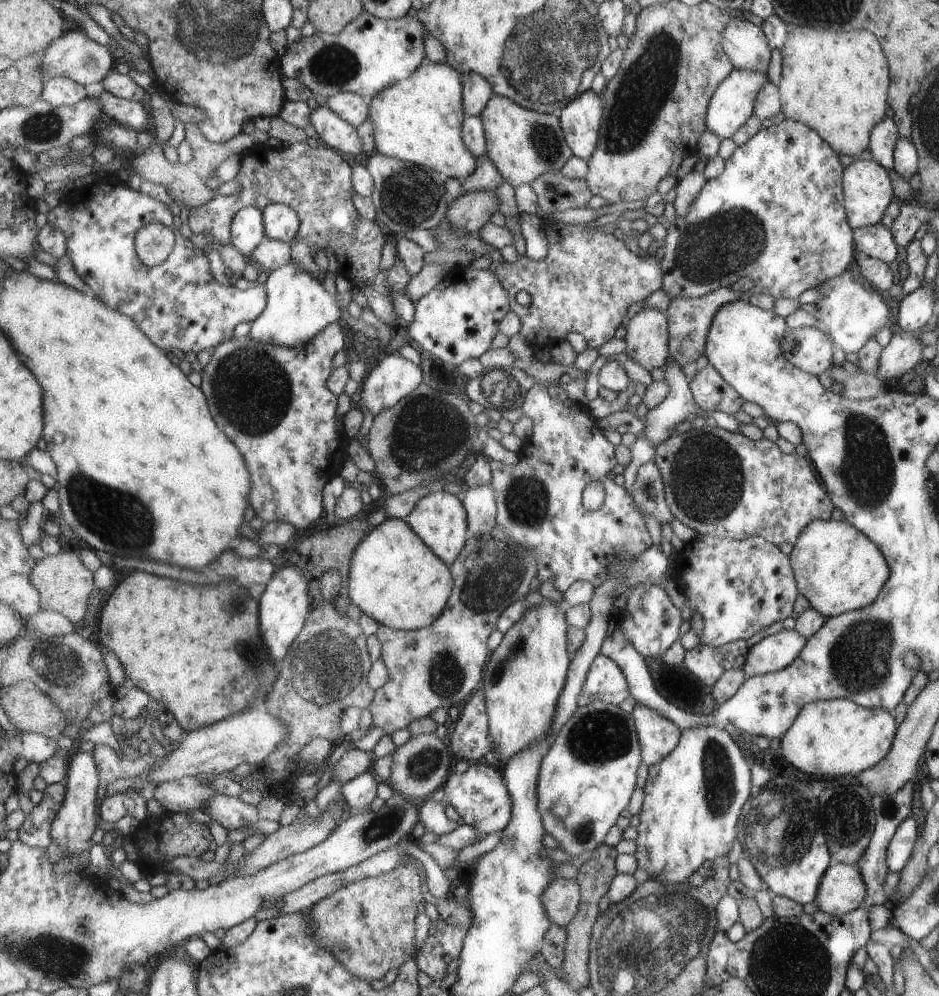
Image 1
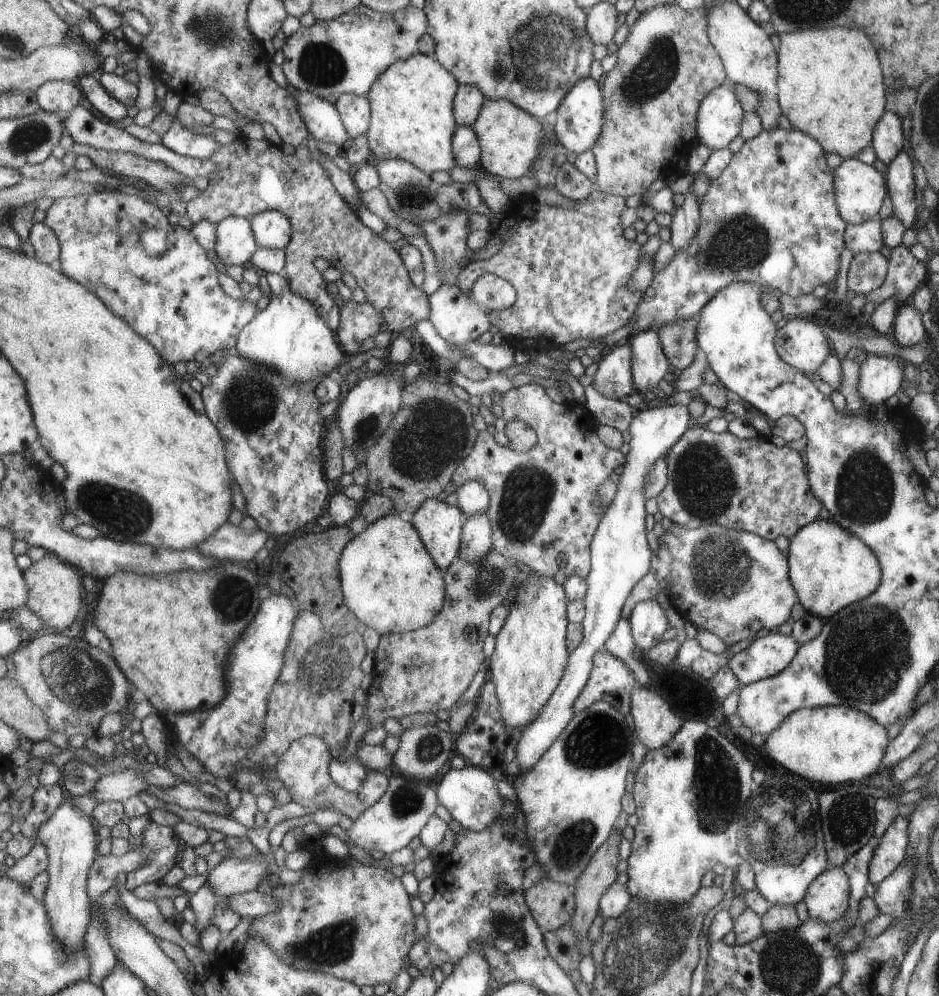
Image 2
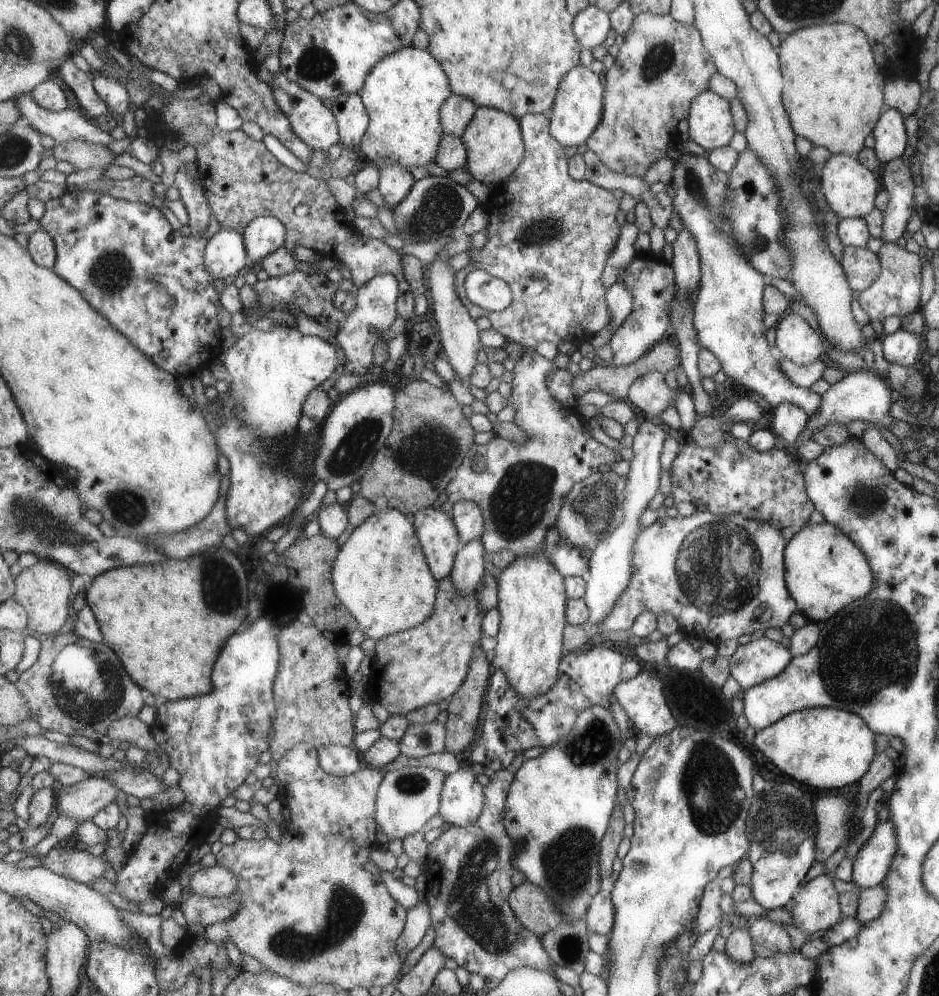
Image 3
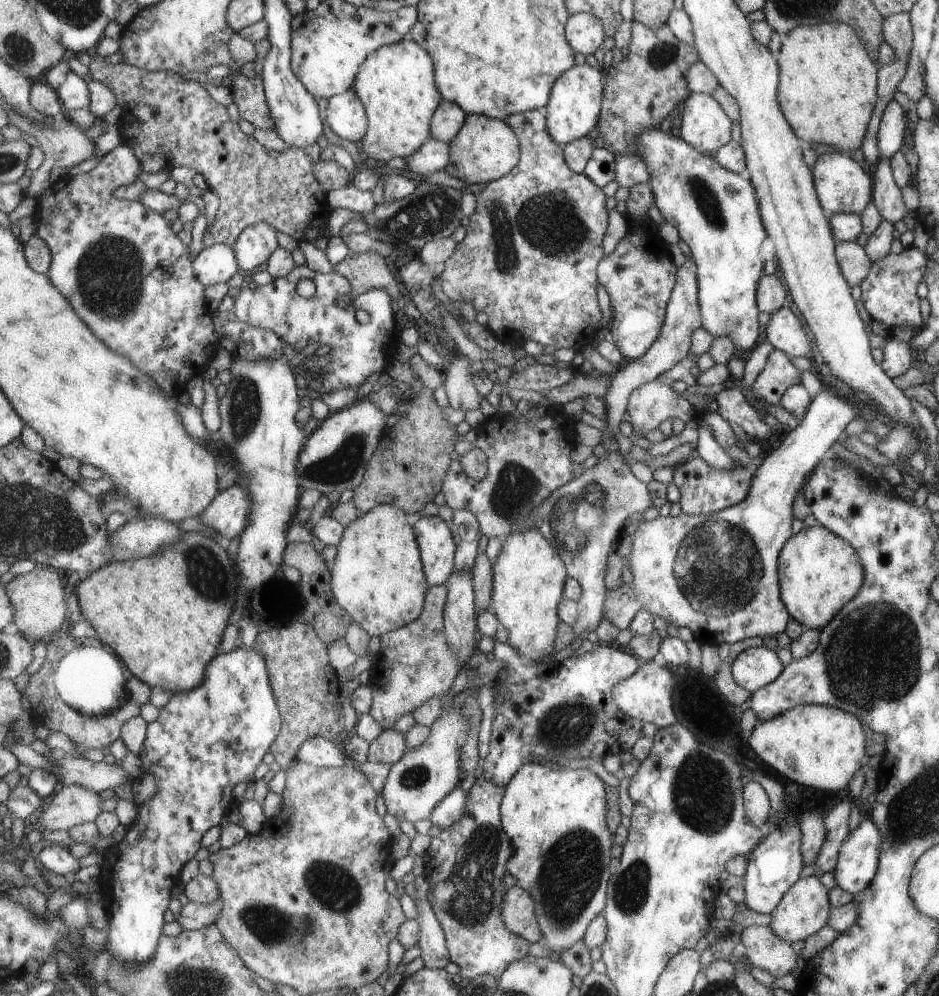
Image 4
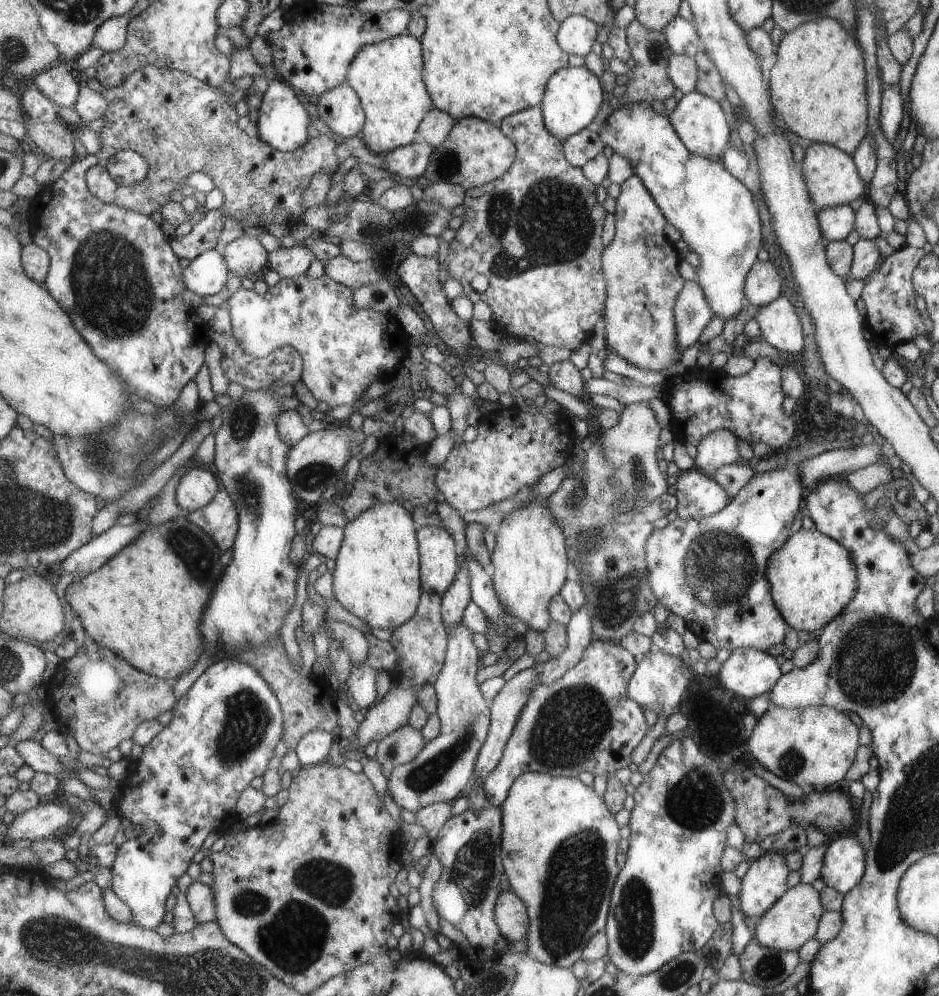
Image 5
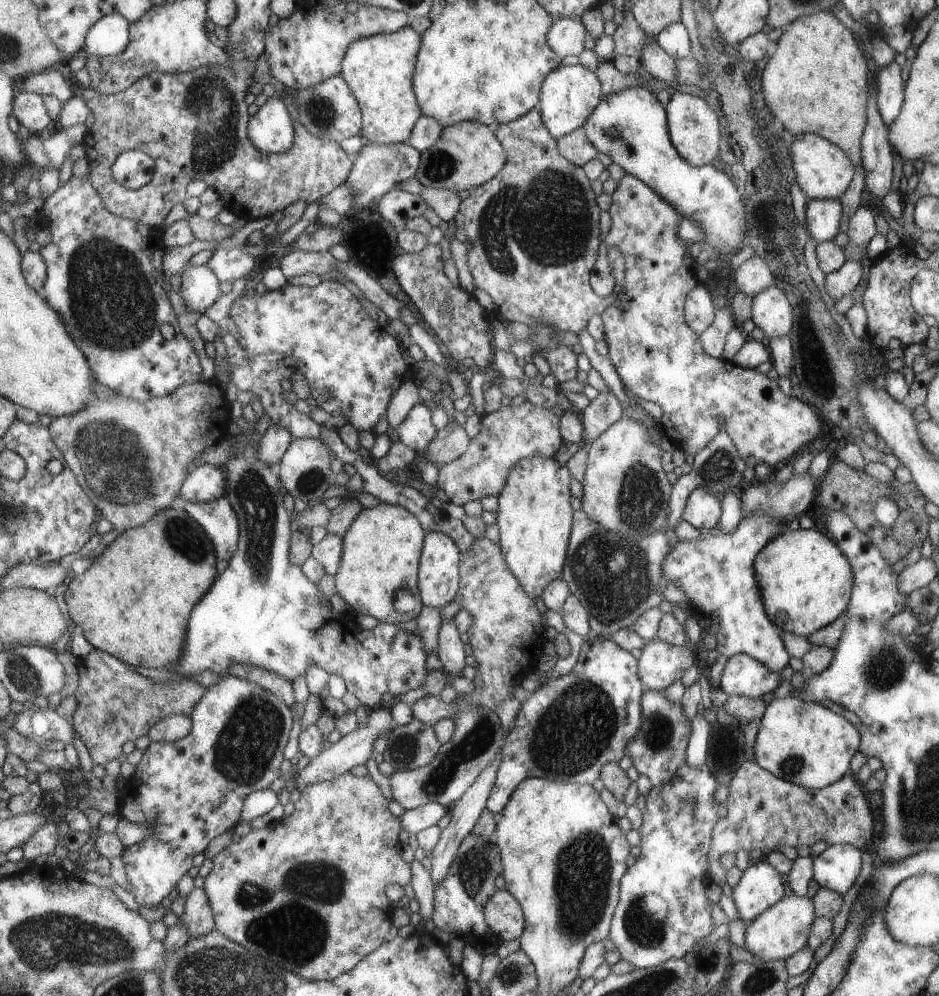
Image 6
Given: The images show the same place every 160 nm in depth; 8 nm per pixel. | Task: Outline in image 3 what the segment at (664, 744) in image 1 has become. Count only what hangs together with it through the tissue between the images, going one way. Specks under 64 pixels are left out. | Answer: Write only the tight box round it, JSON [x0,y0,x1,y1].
[614,671,678,738]

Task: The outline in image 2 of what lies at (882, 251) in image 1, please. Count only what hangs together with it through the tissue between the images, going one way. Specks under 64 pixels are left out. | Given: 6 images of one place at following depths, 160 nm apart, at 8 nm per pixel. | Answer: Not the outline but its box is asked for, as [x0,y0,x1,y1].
[844,218,882,253]

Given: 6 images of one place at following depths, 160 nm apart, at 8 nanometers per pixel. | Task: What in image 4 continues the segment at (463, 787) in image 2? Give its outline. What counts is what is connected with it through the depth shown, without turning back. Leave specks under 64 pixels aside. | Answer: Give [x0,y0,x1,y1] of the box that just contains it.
[427,784,468,830]

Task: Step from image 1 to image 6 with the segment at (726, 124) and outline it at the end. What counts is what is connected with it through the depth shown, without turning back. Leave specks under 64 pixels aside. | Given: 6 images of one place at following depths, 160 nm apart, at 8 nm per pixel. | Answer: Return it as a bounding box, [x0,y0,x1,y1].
[665,91,720,167]

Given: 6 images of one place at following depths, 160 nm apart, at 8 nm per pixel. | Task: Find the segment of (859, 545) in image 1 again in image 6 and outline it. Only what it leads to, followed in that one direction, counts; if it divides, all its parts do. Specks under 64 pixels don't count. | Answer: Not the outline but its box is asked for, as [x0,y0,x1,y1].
[752,529,852,637]

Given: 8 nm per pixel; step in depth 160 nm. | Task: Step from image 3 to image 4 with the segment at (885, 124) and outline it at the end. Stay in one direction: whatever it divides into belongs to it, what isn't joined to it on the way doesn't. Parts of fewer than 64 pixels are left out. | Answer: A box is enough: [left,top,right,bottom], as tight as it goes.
[876,99,906,158]

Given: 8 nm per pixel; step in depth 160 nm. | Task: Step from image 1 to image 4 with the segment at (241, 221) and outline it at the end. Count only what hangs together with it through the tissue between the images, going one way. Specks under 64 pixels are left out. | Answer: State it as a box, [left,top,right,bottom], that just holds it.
[194,243,241,287]

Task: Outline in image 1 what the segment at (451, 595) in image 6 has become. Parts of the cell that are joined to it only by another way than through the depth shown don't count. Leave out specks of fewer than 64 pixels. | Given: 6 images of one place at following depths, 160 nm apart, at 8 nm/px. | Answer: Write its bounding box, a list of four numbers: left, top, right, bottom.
[406,490,469,566]

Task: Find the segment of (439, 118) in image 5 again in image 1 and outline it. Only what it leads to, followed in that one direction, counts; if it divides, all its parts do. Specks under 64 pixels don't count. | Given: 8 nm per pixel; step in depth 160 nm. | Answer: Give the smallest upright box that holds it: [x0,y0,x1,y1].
[463,73,494,117]

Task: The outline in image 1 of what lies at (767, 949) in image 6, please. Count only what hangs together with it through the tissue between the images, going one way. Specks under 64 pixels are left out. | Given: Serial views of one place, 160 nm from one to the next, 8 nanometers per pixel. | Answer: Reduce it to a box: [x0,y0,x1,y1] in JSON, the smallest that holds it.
[814,863,864,916]

